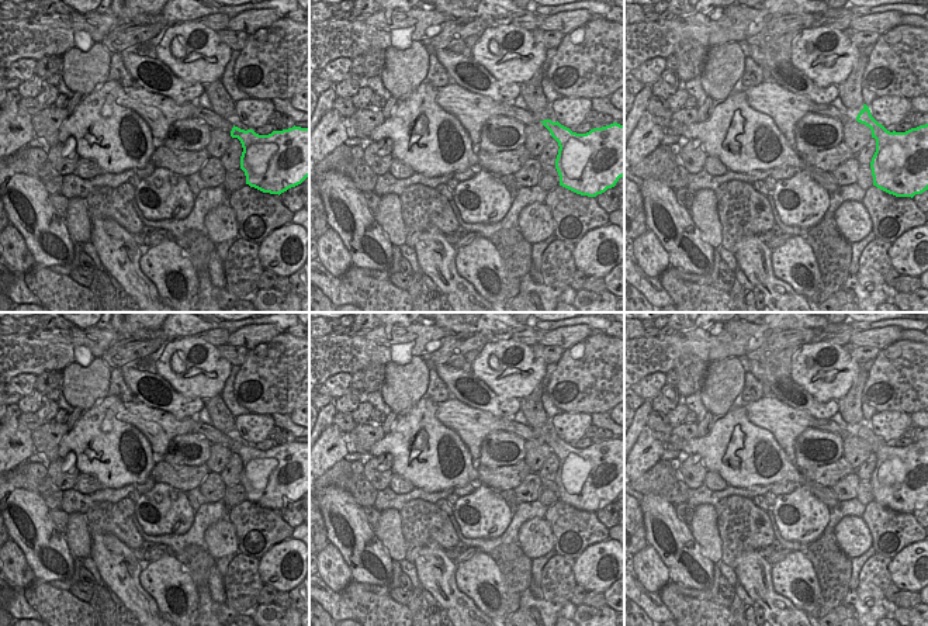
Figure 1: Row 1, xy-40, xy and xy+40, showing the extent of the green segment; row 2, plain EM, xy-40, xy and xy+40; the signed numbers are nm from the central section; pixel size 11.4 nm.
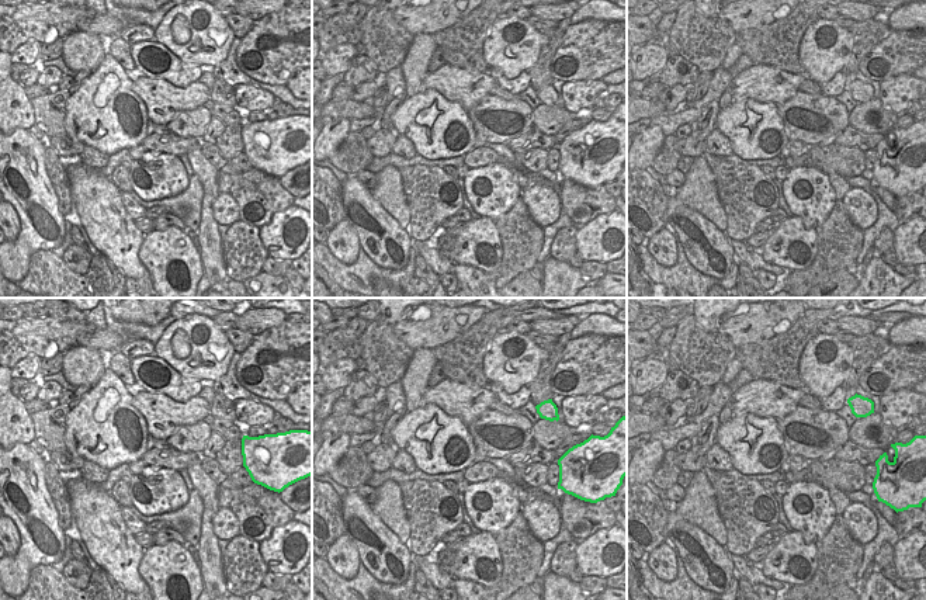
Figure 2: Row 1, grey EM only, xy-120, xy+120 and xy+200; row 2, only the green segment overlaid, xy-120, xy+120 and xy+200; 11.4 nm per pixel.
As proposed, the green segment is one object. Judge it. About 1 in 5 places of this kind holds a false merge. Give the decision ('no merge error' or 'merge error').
no merge error

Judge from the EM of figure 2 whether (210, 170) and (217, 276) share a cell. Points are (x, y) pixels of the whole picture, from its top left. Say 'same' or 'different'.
same

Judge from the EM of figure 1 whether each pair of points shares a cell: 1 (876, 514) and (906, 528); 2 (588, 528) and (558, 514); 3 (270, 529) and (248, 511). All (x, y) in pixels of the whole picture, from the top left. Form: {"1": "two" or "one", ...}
{"1": "one", "2": "one", "3": "one"}

